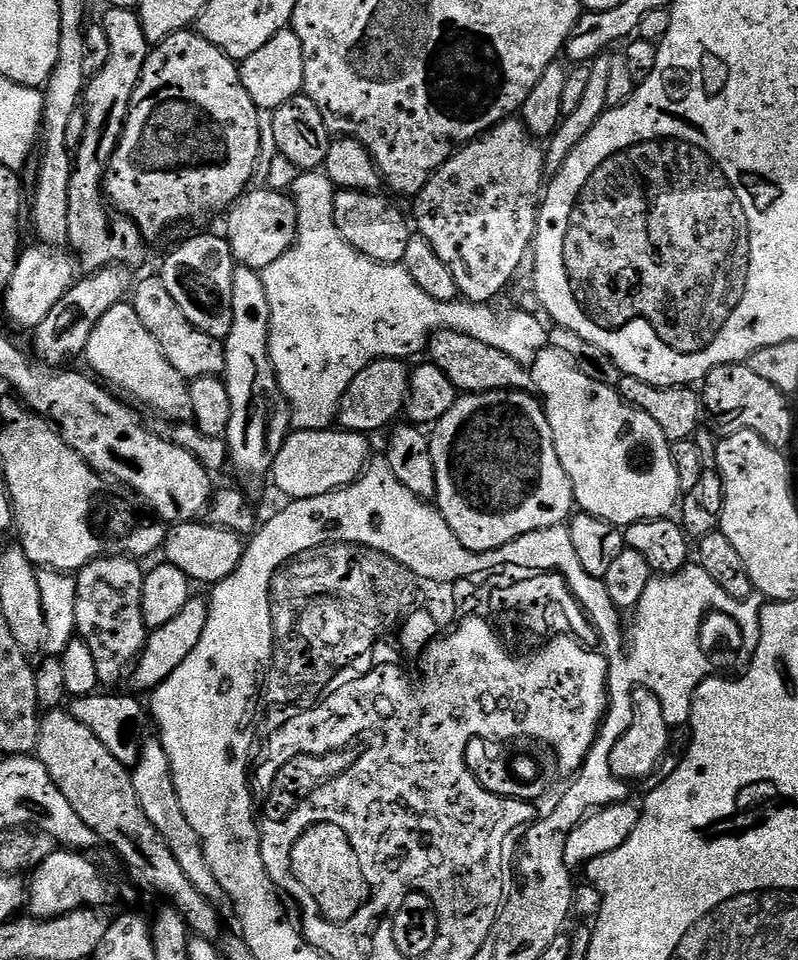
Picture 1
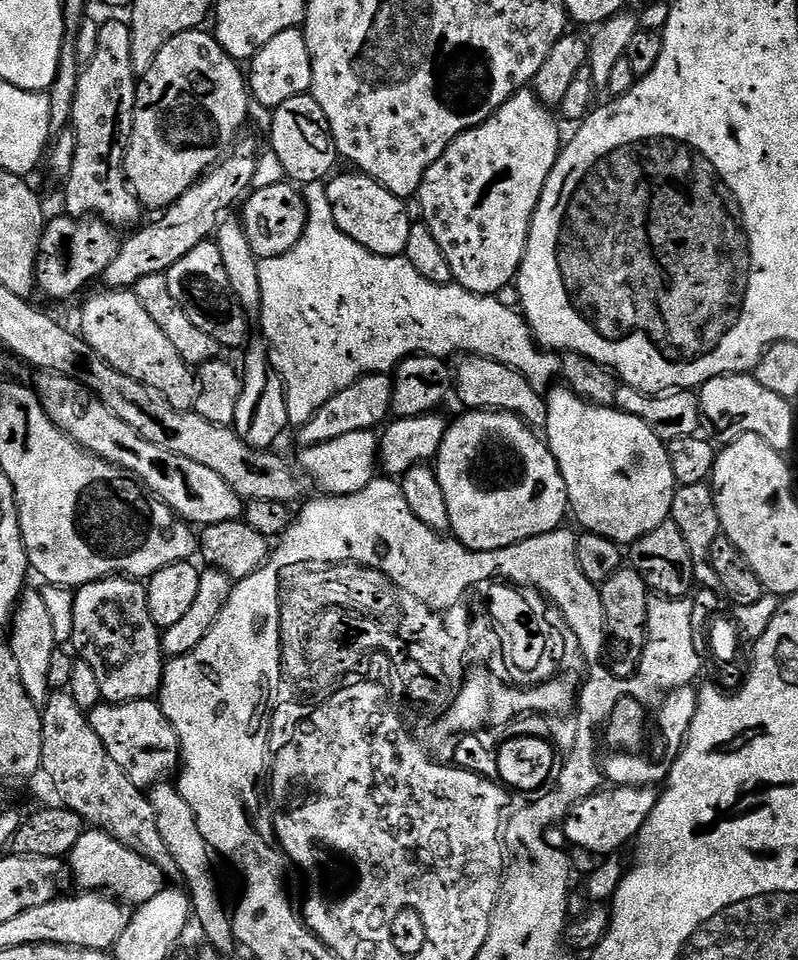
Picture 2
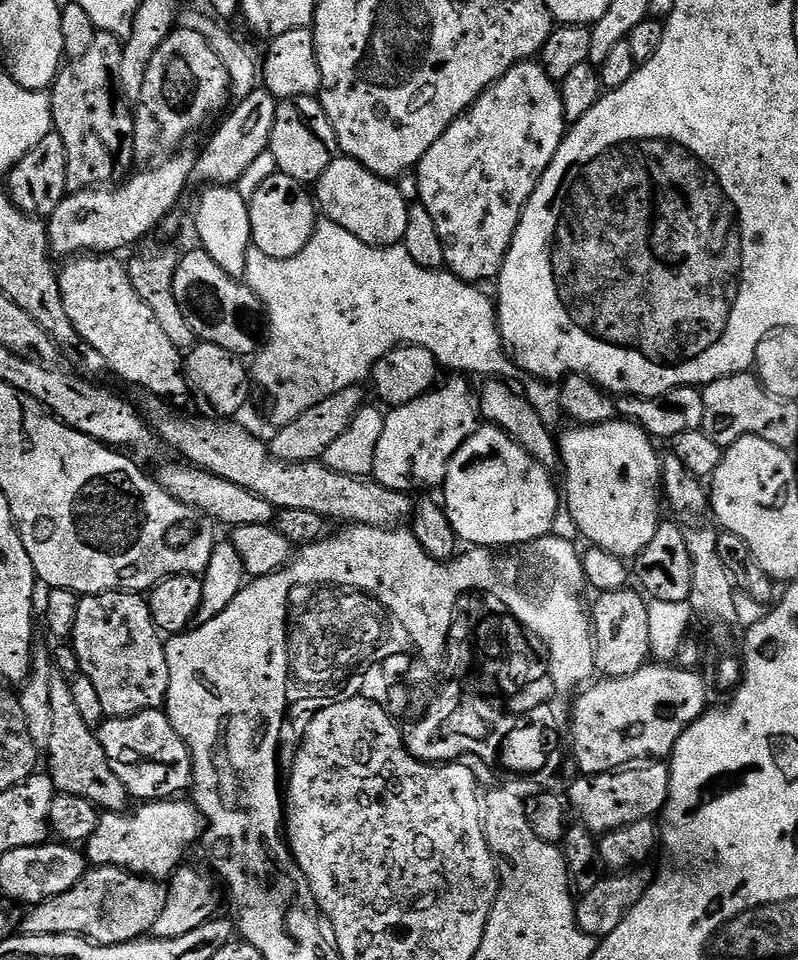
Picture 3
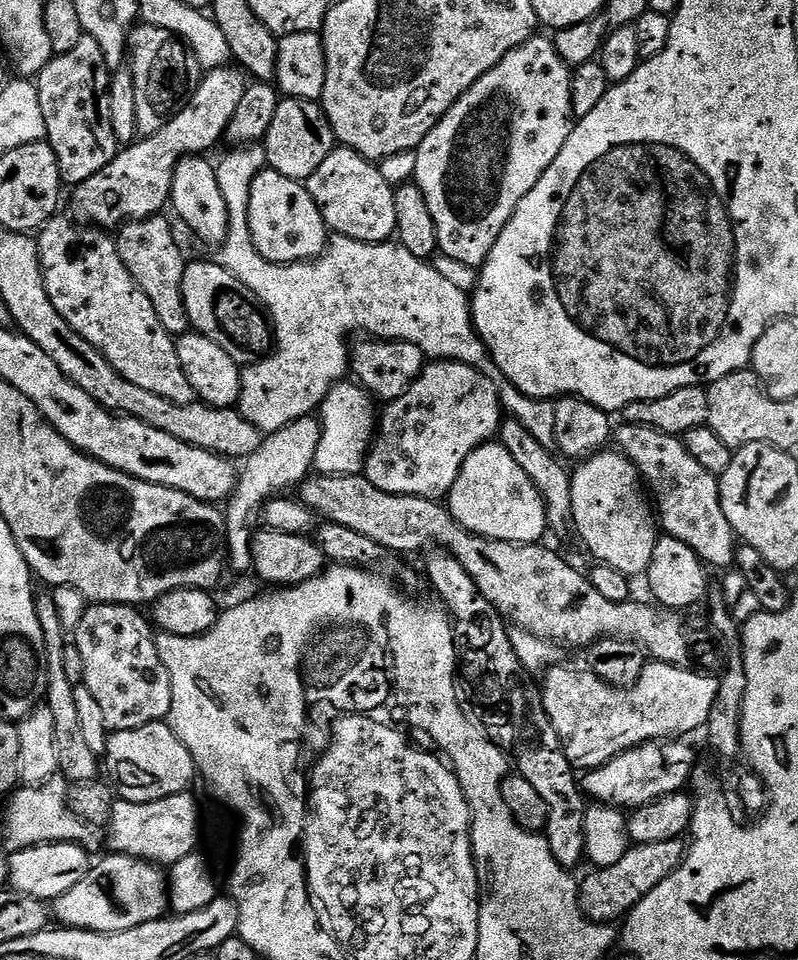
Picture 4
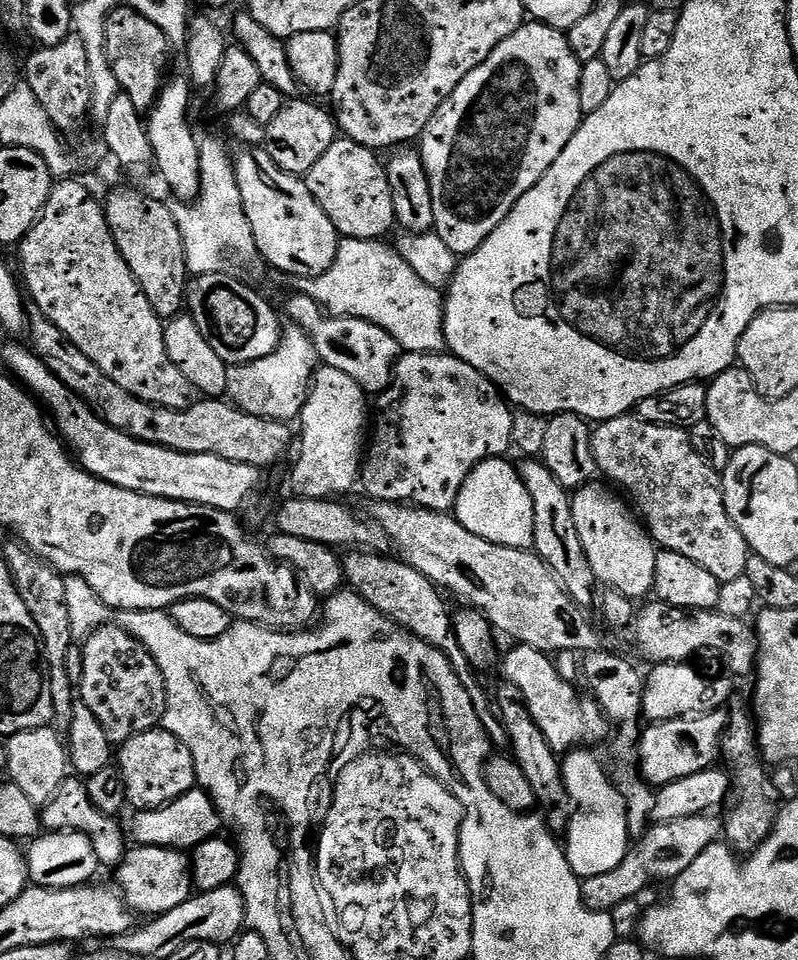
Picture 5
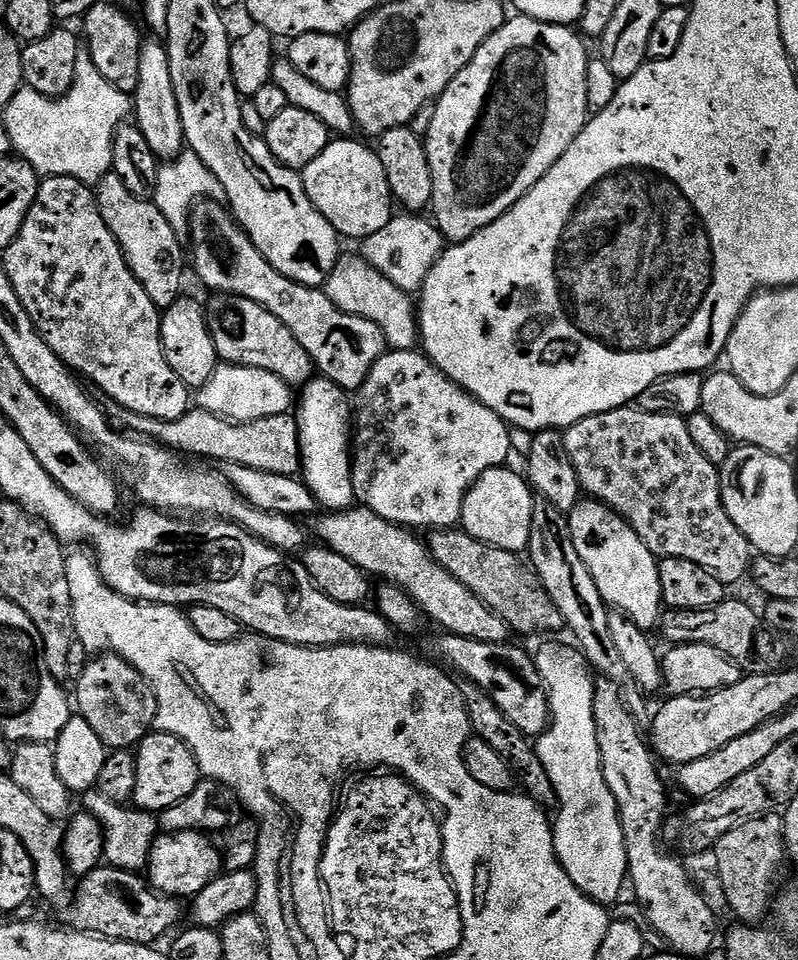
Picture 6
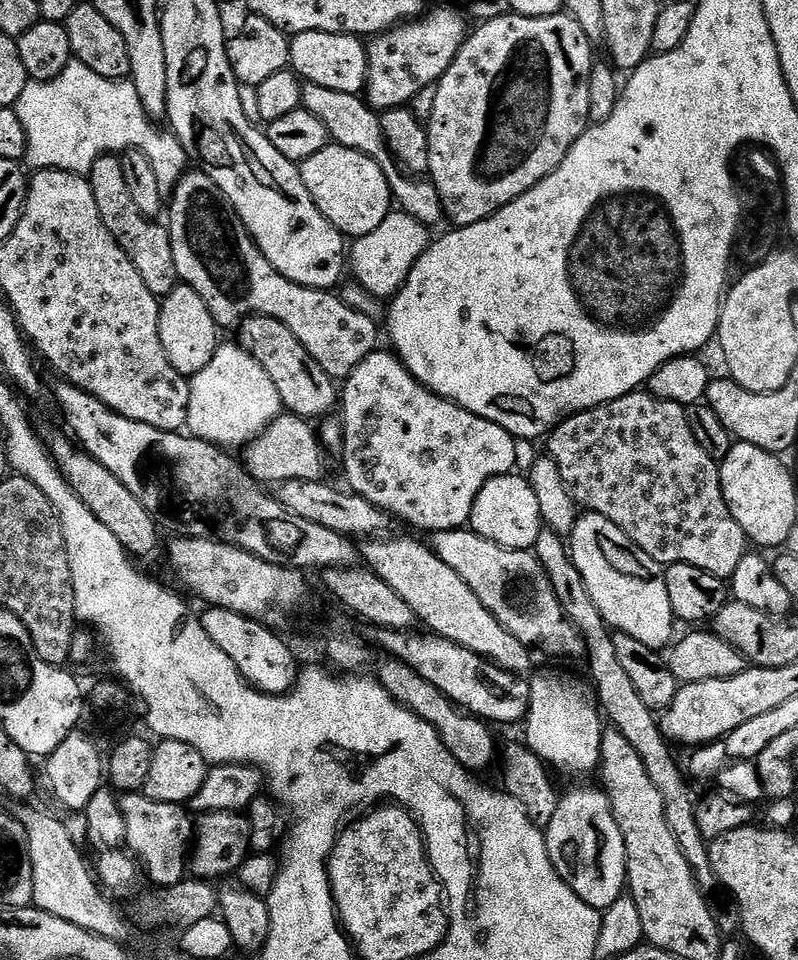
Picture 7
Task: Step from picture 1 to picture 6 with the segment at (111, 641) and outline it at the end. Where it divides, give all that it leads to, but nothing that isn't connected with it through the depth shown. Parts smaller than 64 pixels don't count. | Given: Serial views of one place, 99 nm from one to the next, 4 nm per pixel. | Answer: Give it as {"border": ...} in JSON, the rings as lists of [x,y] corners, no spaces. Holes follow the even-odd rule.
{"border":[[[100,654],[89,659],[75,681],[74,708],[110,750],[132,750],[153,731],[158,702],[150,681],[130,662],[115,654]]]}

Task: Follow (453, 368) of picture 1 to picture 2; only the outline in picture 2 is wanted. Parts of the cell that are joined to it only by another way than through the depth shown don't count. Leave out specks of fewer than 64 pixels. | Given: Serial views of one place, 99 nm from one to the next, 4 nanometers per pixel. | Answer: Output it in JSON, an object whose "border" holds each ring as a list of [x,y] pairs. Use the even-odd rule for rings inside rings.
{"border":[[[464,354],[456,362],[457,364],[454,364],[456,371],[454,392],[457,397],[460,395],[465,409],[491,408],[501,412],[512,412],[516,416],[521,416],[534,429],[547,429],[548,401],[541,393],[534,390],[534,386],[530,386],[530,382],[526,382],[522,374],[518,374],[518,370],[493,360],[487,360],[485,356]]]}

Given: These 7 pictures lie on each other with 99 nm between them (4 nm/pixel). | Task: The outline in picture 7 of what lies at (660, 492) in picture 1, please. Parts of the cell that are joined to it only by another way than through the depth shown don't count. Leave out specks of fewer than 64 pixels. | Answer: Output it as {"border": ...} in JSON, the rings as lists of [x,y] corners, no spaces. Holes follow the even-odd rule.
{"border":[[[585,511],[576,517],[570,551],[578,574],[582,574],[582,582],[586,582],[586,590],[590,590],[590,598],[594,598],[594,606],[598,606],[609,629],[630,634],[642,646],[657,650],[667,649],[673,643],[674,617],[664,568],[646,550],[630,542],[614,522]]]}

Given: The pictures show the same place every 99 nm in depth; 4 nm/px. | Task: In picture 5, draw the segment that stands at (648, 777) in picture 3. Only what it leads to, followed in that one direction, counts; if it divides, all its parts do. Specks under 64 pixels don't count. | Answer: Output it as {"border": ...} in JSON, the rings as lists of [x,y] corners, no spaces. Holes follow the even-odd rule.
{"border":[[[709,710],[673,720],[649,723],[641,731],[637,747],[638,765],[640,764],[638,772],[641,779],[652,787],[659,788],[670,782],[678,782],[678,778],[690,778],[690,774],[705,772],[713,767],[721,759],[720,739],[727,726],[728,715],[724,710]]]}

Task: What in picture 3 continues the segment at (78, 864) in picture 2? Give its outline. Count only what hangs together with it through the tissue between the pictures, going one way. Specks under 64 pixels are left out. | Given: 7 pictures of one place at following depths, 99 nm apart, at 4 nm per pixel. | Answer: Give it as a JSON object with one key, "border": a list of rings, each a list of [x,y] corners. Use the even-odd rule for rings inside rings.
{"border":[[[188,798],[153,800],[134,808],[101,815],[98,830],[94,830],[86,842],[87,863],[98,868],[125,868],[136,876],[167,881],[185,863],[188,847],[201,839],[206,821],[200,809]]]}

